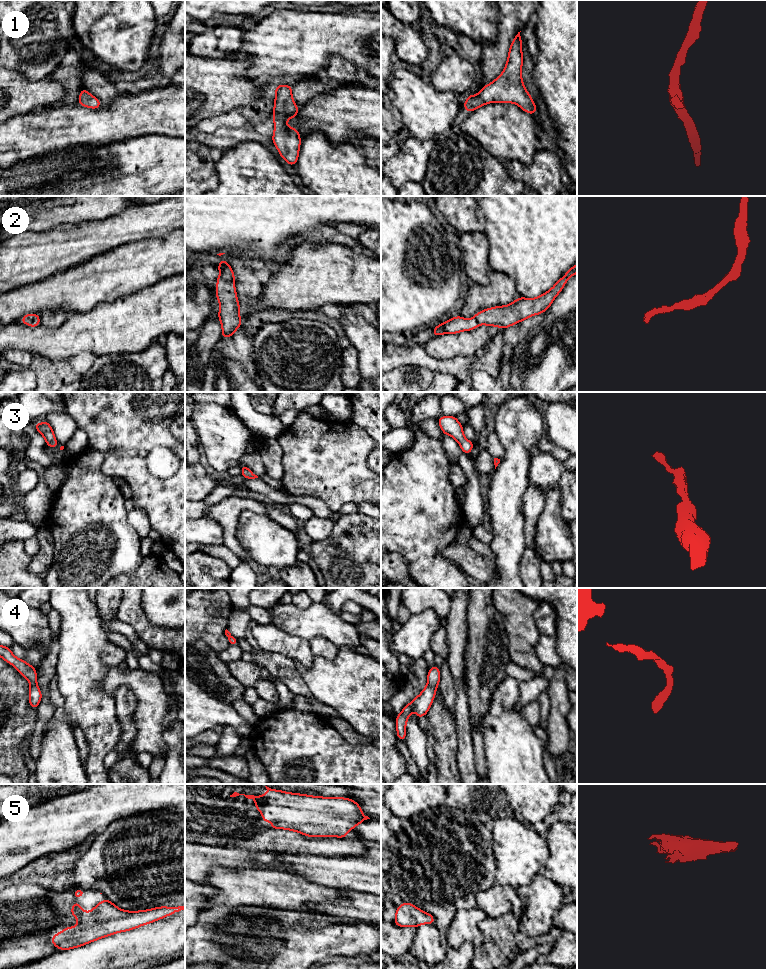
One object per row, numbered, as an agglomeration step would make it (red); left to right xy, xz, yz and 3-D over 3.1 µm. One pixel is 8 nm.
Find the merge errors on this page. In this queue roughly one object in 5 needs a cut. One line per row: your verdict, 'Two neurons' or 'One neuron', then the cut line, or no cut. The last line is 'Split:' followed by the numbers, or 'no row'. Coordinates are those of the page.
1: One neuron. No split
2: One neuron. No split
3: One neuron. No split
4: One neuron. No split
5: One neuron. No split
Split: no row

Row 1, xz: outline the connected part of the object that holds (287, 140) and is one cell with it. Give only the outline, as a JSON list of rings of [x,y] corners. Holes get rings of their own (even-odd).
[[[284,84],[274,86],[276,97],[274,99],[274,134],[271,137],[273,144],[279,151],[280,156],[289,165],[297,164],[301,137],[295,127],[289,128],[286,121],[296,118],[299,107],[292,97],[292,86]]]

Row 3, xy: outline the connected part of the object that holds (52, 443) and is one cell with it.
[[[46,420],[43,423],[33,423],[35,429],[46,439],[46,446],[55,448],[58,446],[58,442],[55,438],[52,427],[49,422]]]

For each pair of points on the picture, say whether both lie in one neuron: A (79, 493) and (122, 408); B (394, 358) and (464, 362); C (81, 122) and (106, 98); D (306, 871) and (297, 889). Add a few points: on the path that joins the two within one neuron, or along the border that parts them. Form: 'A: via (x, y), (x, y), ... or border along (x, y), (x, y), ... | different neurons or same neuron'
A: border along (89, 446), (103, 455), (102, 471), (106, 475) | different neurons
B: via (411, 358), (421, 358), (433, 365), (447, 365) | same neuron
C: border along (122, 91), (108, 104), (102, 105) | different neurons
D: border along (280, 871), (297, 874), (325, 886) | different neurons

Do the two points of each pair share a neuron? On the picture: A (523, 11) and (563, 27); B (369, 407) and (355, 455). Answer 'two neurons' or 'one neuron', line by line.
A: two neurons
B: two neurons

